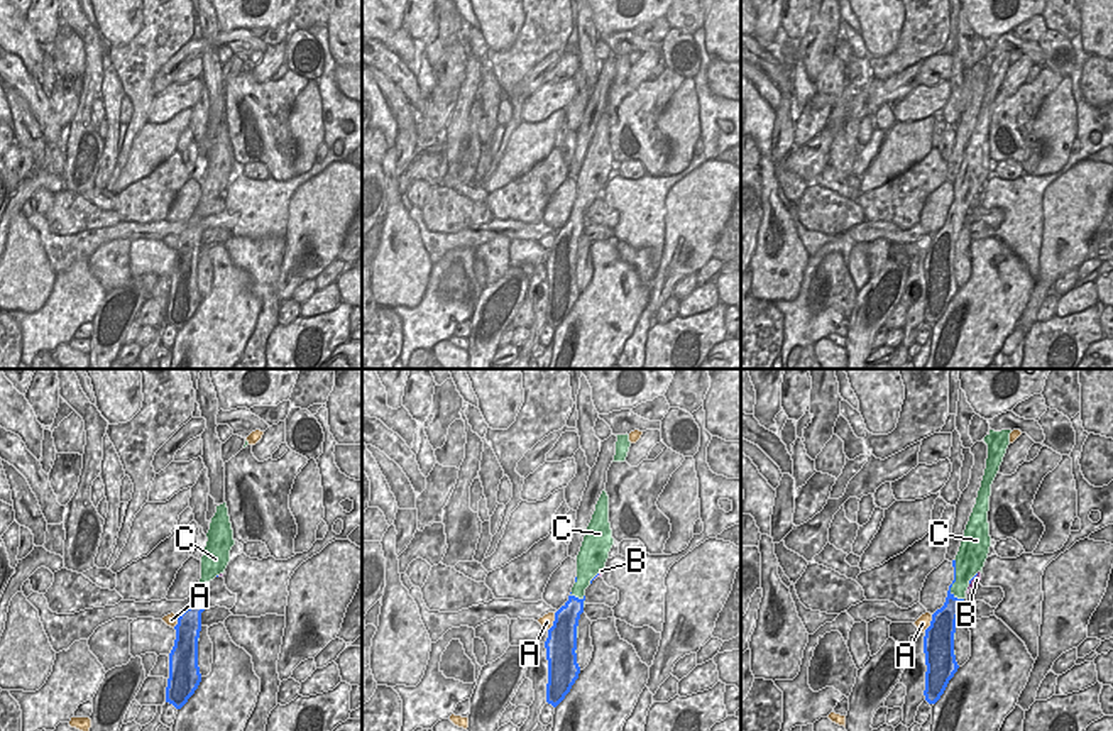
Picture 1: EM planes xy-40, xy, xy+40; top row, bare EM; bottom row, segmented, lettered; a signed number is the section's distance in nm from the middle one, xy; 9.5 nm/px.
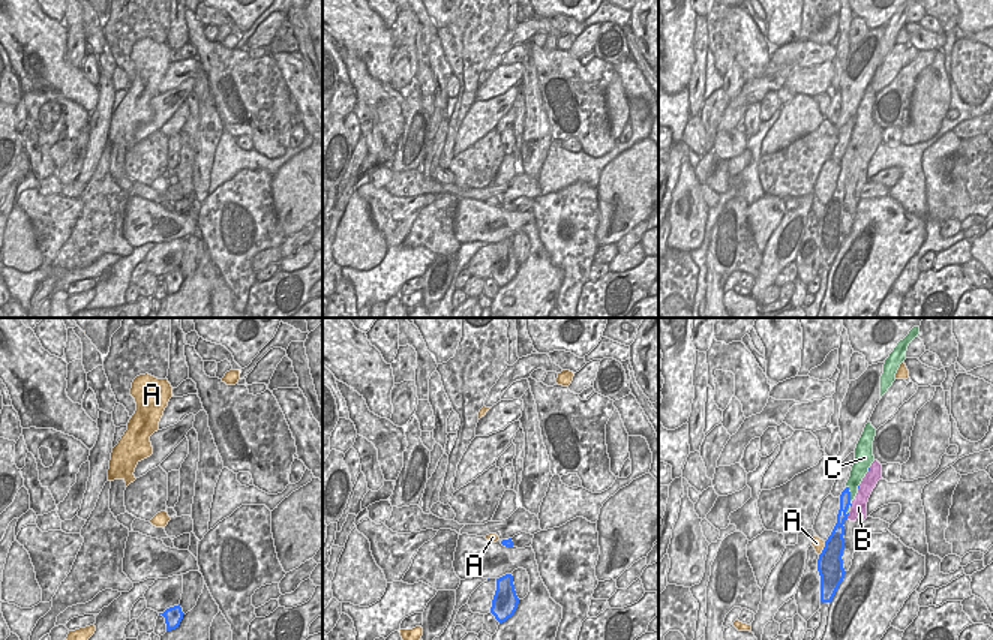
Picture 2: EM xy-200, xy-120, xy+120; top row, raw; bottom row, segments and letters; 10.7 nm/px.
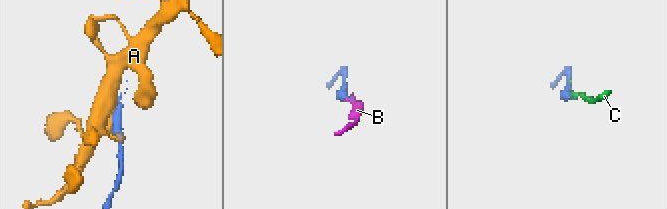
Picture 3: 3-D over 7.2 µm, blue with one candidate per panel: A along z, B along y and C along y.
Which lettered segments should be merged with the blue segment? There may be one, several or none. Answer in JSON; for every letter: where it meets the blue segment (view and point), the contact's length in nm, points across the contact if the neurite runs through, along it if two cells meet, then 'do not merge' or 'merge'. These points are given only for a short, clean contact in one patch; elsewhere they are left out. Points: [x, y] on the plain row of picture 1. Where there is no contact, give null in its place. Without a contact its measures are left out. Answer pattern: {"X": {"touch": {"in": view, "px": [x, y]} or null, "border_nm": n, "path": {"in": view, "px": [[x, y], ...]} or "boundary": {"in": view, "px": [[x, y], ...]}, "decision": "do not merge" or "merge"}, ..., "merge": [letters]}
{"A": {"touch": {"in": "xy", "px": [553, 242]}, "border_nm": 190, "decision": "do not merge"}, "B": {"touch": {"in": "xy+40", "px": [973, 198]}, "border_nm": 140, "decision": "do not merge"}, "C": {"touch": {"in": "xy+40", "px": [954, 202]}, "border_nm": 460, "decision": "merge"}, "merge": ["C"]}

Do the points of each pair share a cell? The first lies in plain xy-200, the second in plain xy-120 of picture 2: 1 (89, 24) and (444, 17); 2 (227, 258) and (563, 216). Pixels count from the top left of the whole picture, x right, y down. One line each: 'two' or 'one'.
1: two
2: one

